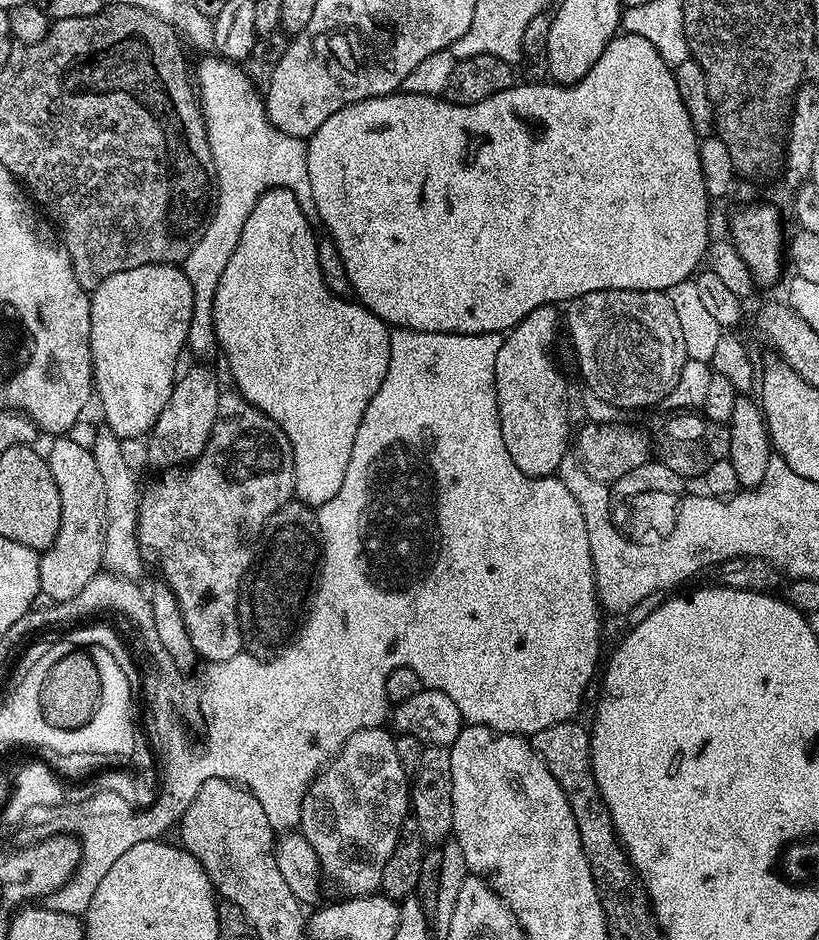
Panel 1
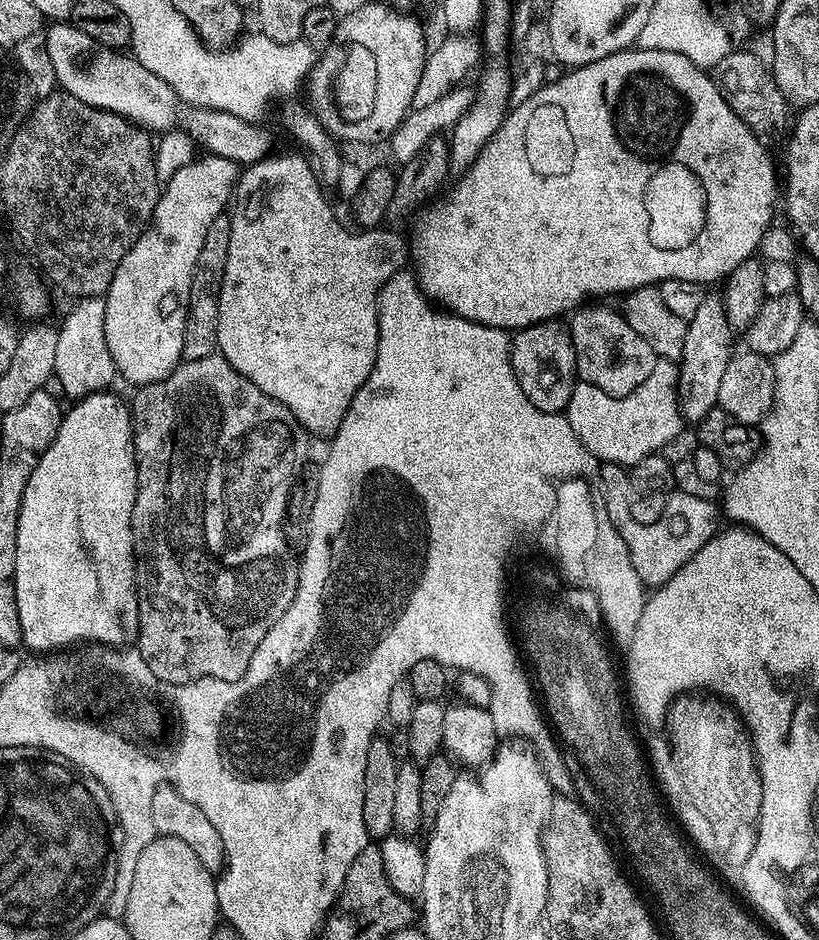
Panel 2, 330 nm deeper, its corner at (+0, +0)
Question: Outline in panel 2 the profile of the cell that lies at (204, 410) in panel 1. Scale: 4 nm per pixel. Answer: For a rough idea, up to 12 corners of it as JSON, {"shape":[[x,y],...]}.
{"shape":[[231,215],[206,226],[182,338],[184,360],[218,352],[218,289]]}

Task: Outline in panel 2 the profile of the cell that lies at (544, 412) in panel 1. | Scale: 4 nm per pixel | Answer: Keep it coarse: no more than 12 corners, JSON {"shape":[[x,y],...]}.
{"shape":[[559,319],[511,337],[512,369],[536,410],[563,413],[578,382]]}

